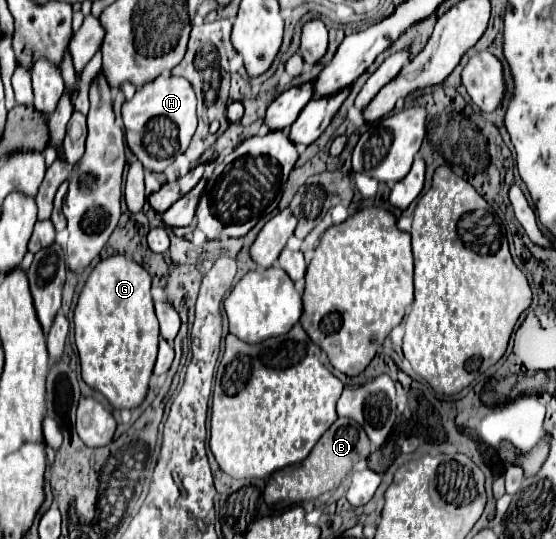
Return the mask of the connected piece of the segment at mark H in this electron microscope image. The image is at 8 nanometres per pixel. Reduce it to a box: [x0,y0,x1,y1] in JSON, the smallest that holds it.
[122,75,196,173]

